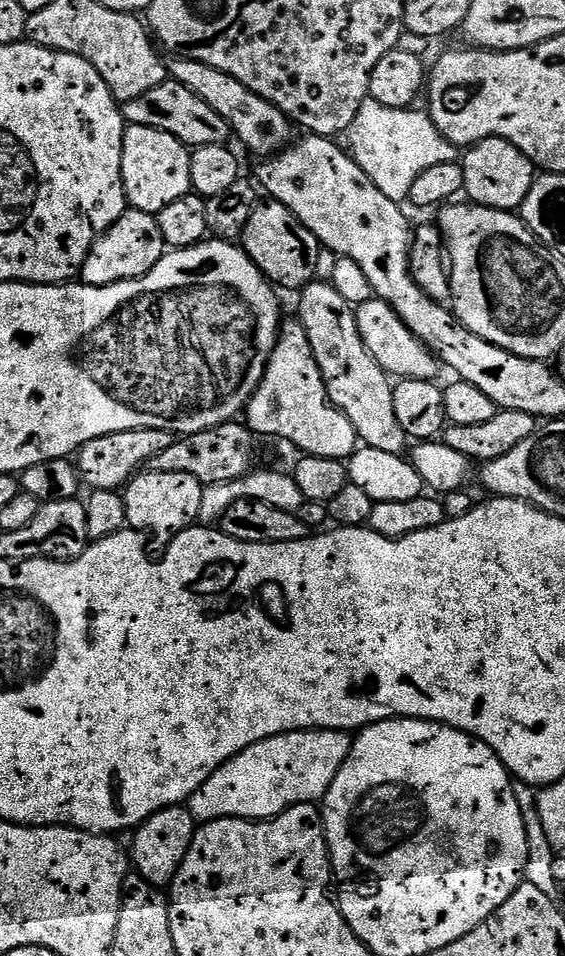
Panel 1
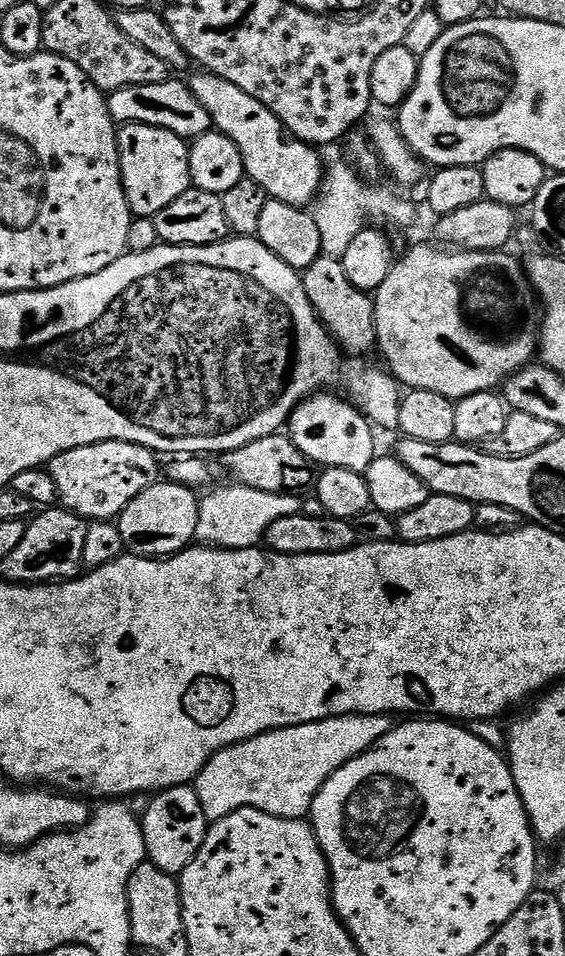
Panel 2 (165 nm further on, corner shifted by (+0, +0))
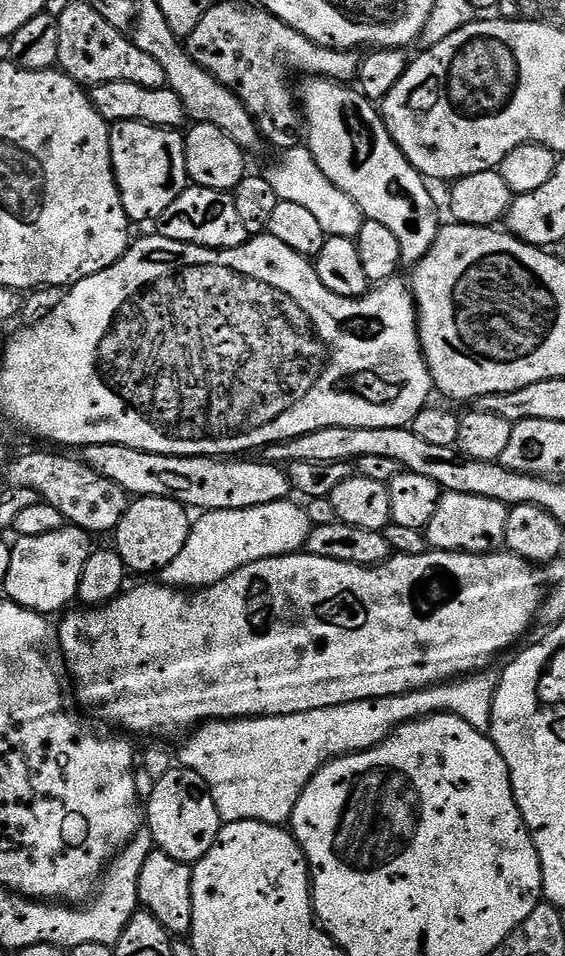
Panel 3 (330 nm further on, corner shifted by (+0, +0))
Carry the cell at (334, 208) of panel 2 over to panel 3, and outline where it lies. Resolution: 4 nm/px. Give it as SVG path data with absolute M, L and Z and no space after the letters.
M299 144L287 148L281 153L281 156L282 158L278 162L266 170L274 194L277 194L282 201L297 203L298 206L309 210L310 214L314 215L314 218L321 224L327 237L355 239L364 221L363 209L350 198L348 192L341 185L338 185L331 177L326 176L322 170L318 169L318 164L307 145Z

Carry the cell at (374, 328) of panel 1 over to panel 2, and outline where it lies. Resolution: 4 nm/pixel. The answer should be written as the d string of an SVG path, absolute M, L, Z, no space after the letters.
M420 244L412 248L404 257L393 263L390 274L386 274L386 282L376 289L374 303L376 305L376 342L378 352L384 355L383 363L387 371L395 376L397 381L405 389L421 388L422 390L434 390L434 394L442 394L453 402L466 398L470 394L479 392L491 392L499 389L509 376L522 371L533 363L538 352L538 333L540 331L542 316L538 311L538 297L528 281L528 273L525 265L520 264L512 256L507 256L507 251L499 252L466 252L463 250L449 250L444 246L431 248L428 244Z

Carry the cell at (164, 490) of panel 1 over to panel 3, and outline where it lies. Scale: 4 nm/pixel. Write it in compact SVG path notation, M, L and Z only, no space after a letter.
M141 496L129 503L128 509L122 514L122 522L118 522L114 533L114 547L122 558L125 569L132 572L159 573L178 554L182 554L182 546L186 546L190 512L183 504L170 498L150 498Z

